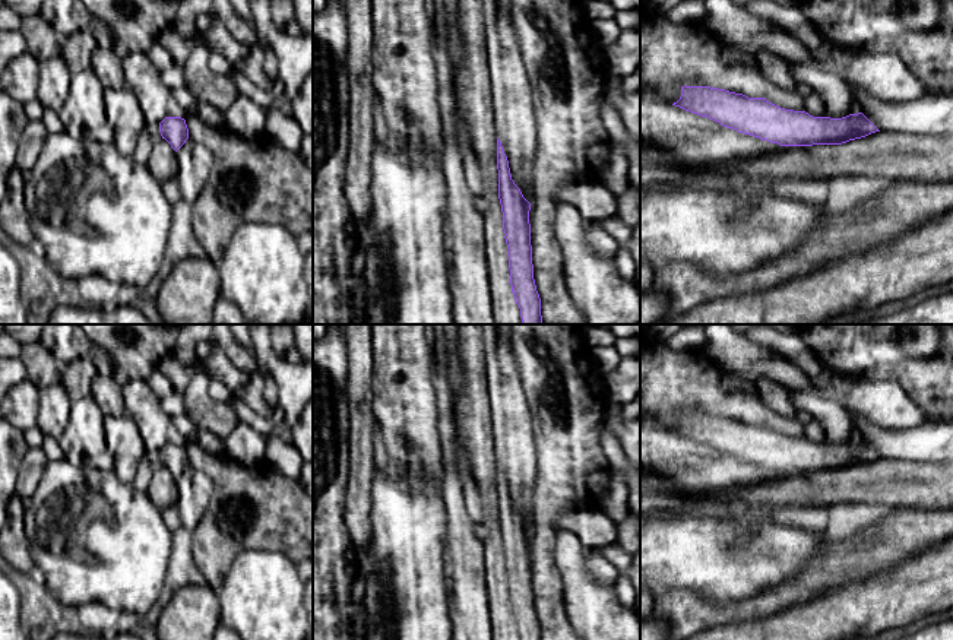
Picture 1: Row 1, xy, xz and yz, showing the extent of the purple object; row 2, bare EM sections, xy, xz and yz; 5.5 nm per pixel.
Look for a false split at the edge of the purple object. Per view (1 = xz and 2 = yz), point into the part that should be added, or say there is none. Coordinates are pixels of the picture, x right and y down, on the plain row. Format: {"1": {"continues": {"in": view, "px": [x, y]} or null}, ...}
{"1": {"continues": null}, "2": {"continues": null}}

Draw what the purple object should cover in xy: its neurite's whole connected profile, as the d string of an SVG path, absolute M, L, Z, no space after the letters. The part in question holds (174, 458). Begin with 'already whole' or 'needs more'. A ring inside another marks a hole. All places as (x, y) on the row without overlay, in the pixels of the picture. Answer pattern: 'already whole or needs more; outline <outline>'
already whole; outline M165 444L159 450L159 460L177 479L189 466L186 447L181 444Z

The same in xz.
already whole; outline M497 465L498 526L503 539L503 557L507 571L512 621L520 640L541 640L531 573L531 530L512 507L507 484Z

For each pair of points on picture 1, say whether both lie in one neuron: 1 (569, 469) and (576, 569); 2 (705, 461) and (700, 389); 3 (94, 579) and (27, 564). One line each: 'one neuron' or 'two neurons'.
1: two neurons
2: two neurons
3: two neurons

